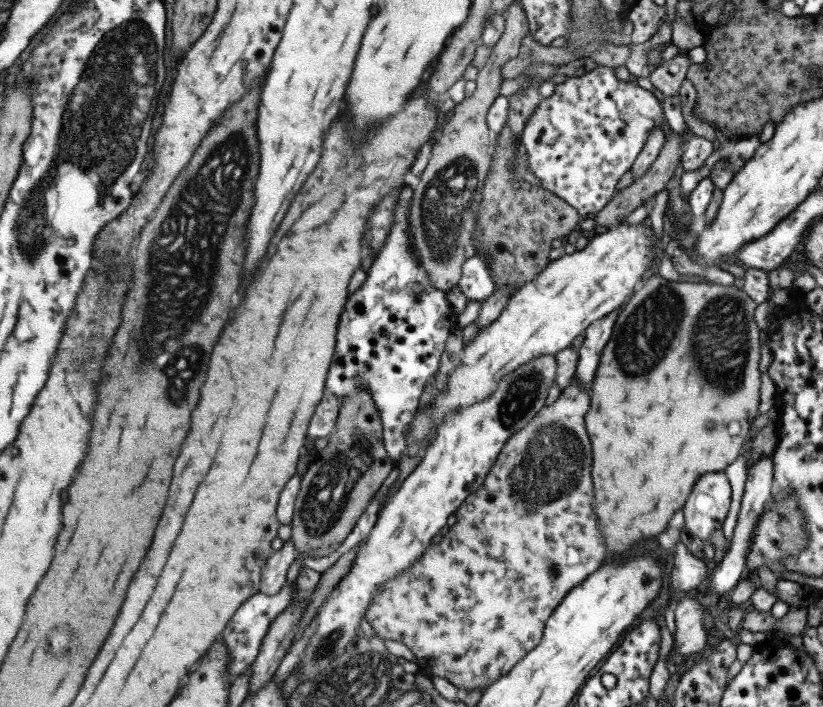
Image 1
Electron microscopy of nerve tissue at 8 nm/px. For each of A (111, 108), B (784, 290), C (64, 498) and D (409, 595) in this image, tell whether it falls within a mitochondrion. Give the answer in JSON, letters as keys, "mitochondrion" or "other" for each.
{"A":"mitochondrion","B":"other","C":"other","D":"other"}

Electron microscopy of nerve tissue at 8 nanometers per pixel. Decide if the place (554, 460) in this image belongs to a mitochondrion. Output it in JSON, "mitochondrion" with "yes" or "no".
{"mitochondrion":"yes"}

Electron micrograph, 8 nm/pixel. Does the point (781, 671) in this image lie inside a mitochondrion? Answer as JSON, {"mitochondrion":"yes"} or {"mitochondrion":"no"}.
{"mitochondrion":"no"}

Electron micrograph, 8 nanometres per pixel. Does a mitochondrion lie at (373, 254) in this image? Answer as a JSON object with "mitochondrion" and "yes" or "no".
{"mitochondrion":"no"}

